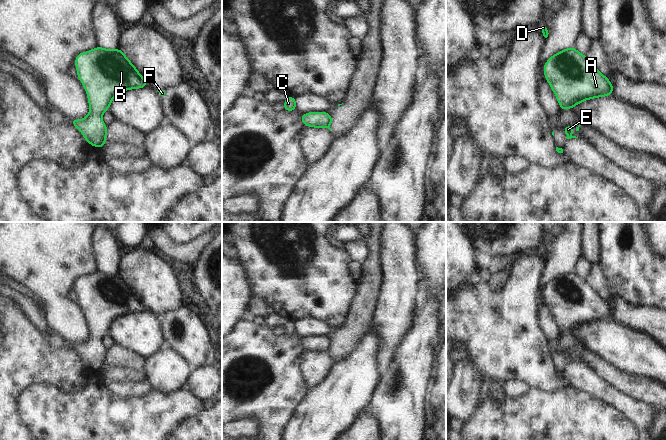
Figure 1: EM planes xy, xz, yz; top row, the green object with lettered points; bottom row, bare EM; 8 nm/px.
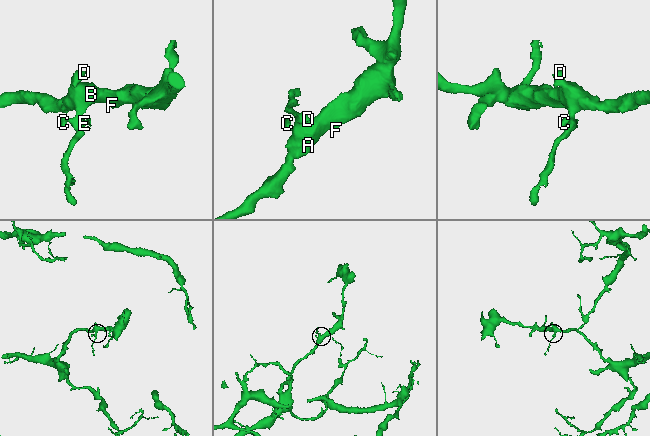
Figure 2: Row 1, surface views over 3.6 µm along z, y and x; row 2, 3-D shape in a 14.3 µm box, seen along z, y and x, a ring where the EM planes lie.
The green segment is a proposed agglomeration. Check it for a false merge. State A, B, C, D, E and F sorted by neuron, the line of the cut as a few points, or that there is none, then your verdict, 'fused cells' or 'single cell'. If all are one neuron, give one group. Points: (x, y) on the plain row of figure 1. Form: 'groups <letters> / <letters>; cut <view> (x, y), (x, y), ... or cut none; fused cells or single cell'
groups A B C D F / E; cut xy (106, 351), (103, 357), (103, 364), (99, 370); fused cells

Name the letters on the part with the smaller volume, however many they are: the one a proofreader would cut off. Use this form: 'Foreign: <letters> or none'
Foreign: E

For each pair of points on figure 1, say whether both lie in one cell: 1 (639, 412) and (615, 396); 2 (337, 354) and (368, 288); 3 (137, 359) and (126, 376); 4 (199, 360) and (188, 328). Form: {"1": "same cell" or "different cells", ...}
{"1": "same cell", "2": "same cell", "3": "different cells", "4": "same cell"}

